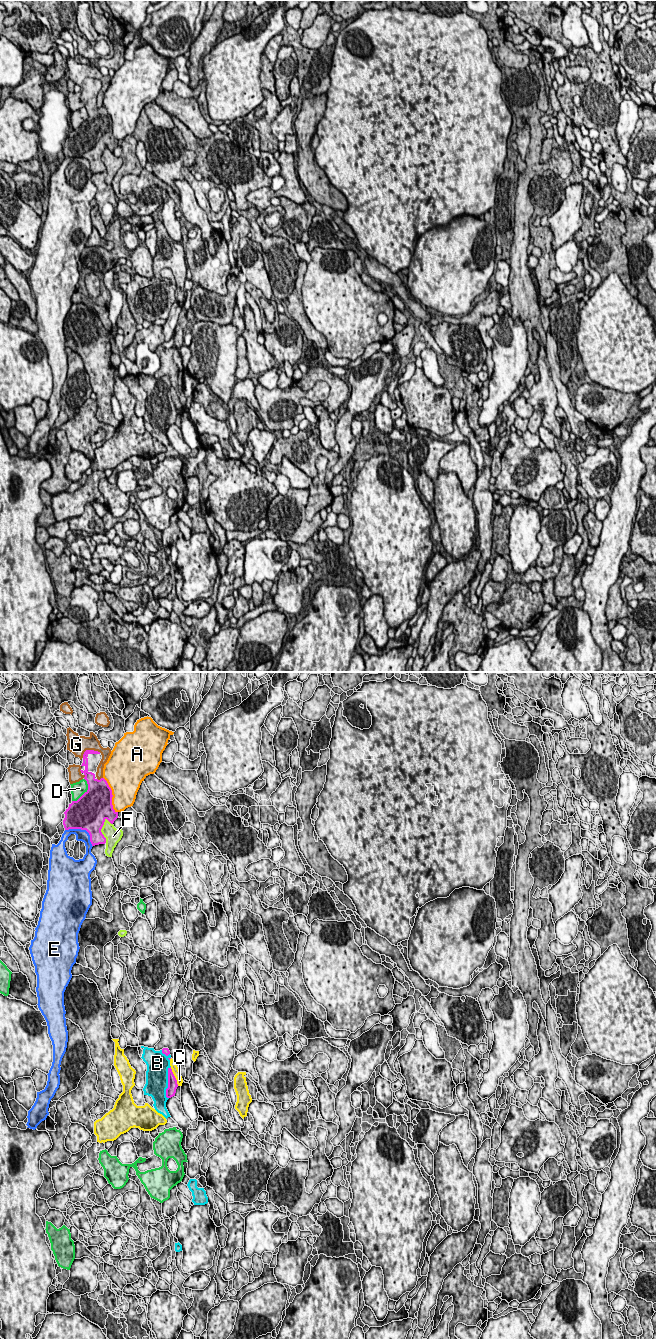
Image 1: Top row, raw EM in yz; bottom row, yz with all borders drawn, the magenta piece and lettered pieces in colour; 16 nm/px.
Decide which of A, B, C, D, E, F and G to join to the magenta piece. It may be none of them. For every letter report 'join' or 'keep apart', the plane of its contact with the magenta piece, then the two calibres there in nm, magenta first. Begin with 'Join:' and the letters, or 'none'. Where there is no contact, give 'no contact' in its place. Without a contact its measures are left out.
Join: B
A: keep apart; contact in yz; calibres 440 and 440 nm
B: join; contact in yz; calibres 160 and 360 nm
C: keep apart; contact in yz; calibres 160 and 120 nm
D: keep apart; contact in yz; calibres 500 and 220 nm
E: keep apart; contact in yz; calibres 500 and 190 nm
F: keep apart; contact in yz; calibres 420 and 240 nm
G: keep apart; contact in yz; calibres 100 and 300 nm

